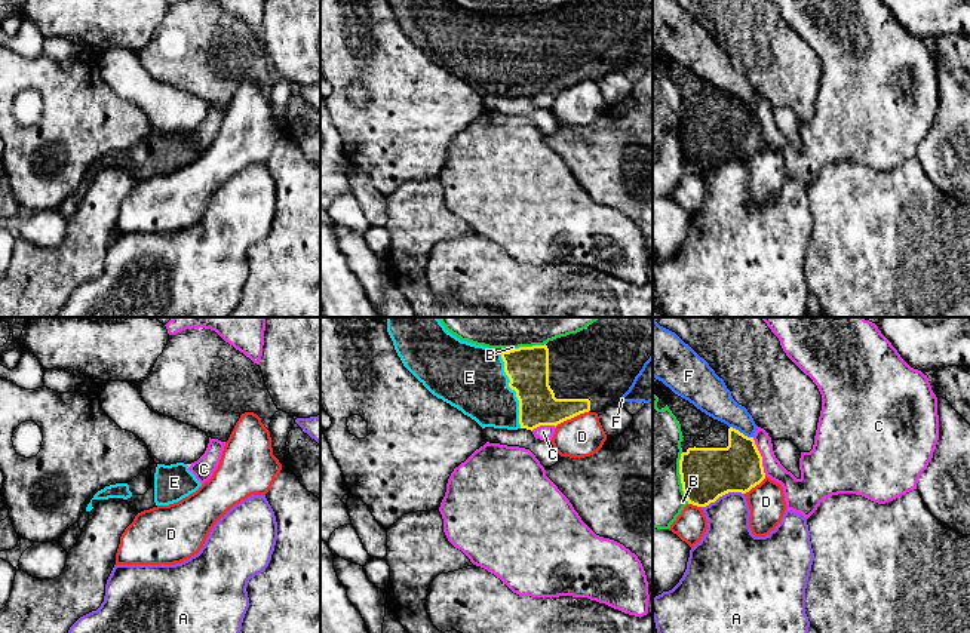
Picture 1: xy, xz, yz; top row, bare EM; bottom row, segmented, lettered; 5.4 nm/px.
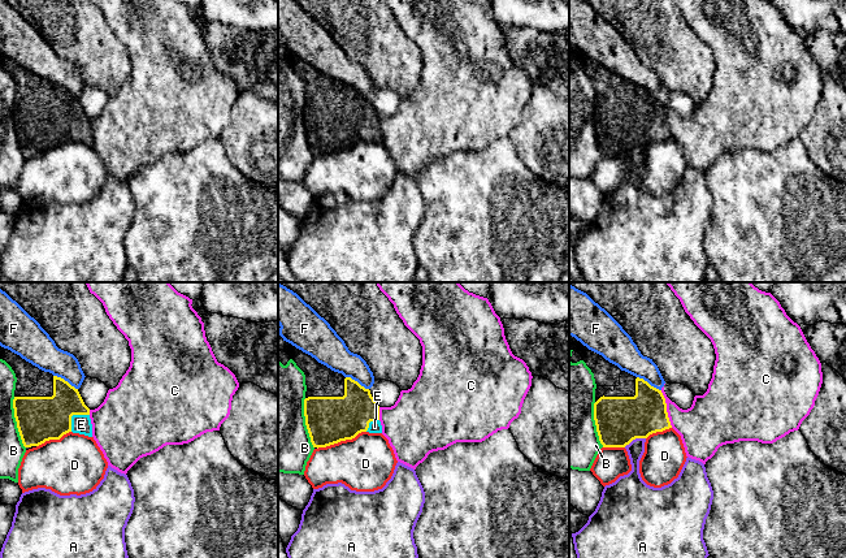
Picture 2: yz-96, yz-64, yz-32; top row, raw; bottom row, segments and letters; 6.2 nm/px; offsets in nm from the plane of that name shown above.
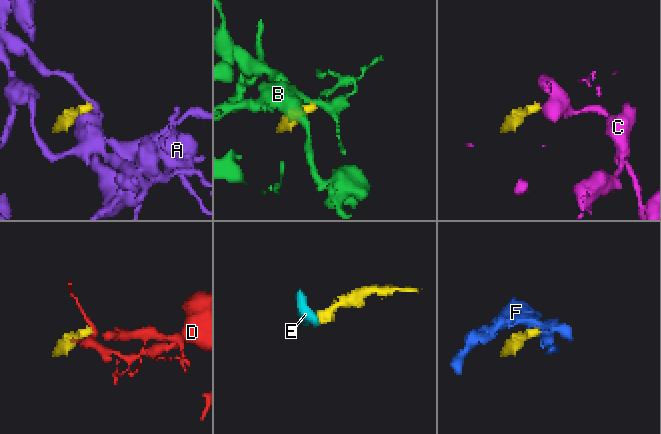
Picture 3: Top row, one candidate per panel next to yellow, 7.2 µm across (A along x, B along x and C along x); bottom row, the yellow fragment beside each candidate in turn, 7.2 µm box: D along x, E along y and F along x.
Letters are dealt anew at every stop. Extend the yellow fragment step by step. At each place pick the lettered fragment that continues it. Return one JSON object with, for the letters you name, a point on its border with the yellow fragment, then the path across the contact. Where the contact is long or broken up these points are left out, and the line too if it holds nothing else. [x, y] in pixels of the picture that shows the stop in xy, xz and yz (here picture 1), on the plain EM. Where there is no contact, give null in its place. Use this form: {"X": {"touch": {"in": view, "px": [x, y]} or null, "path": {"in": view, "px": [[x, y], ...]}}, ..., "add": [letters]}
{"E": {"touch": {"in": "xz", "px": [513, 57]}}, "add": ["E"]}

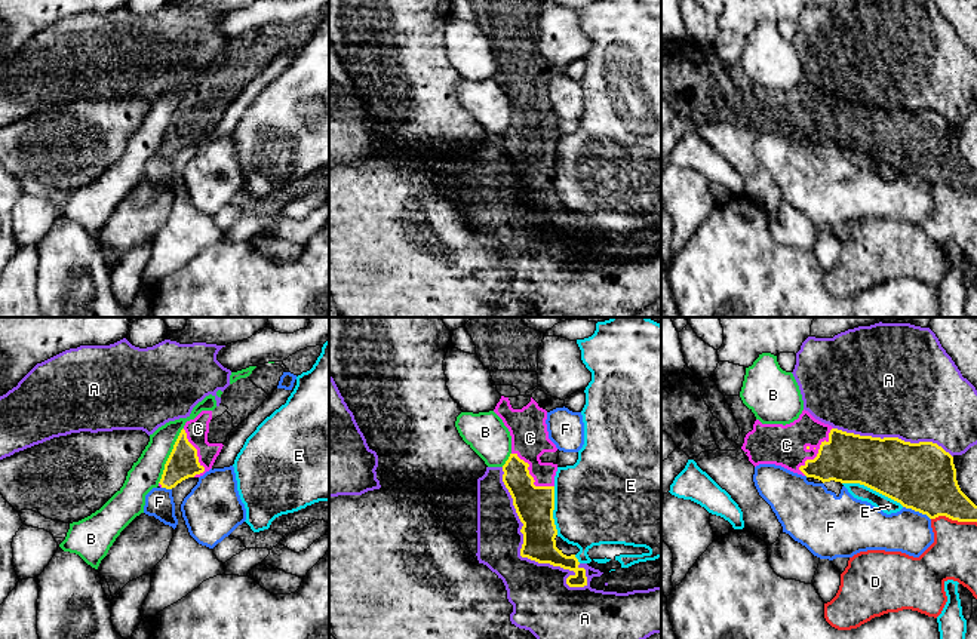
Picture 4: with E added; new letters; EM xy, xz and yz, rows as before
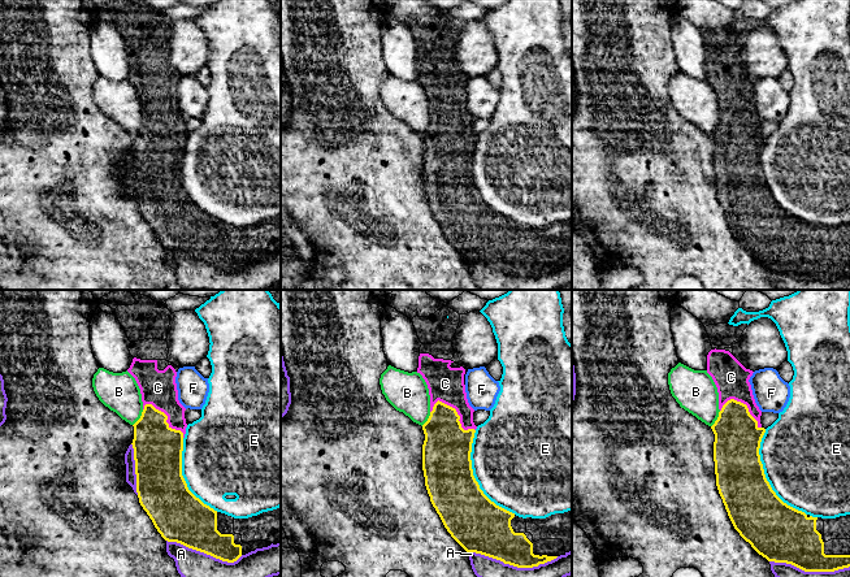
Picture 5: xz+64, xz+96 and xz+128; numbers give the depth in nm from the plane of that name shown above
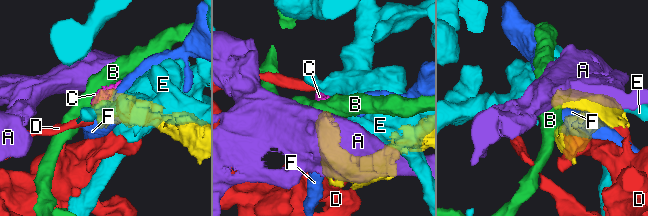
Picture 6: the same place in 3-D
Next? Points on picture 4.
{"C": {"touch": {"in": "yz", "px": [819, 120]}}, "add": ["C"]}

